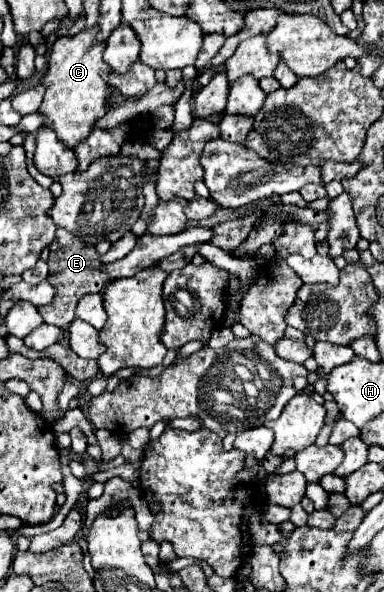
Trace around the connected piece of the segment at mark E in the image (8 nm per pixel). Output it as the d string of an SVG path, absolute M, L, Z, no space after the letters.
M60 227L56 231L56 239L50 243L50 259L48 259L48 267L56 269L56 297L50 305L38 307L44 323L56 325L60 329L66 329L70 325L70 321L76 317L74 313L78 301L88 293L100 293L110 283L110 275L102 271L100 265L102 265L100 253L96 251L94 245L82 243L68 229Z

